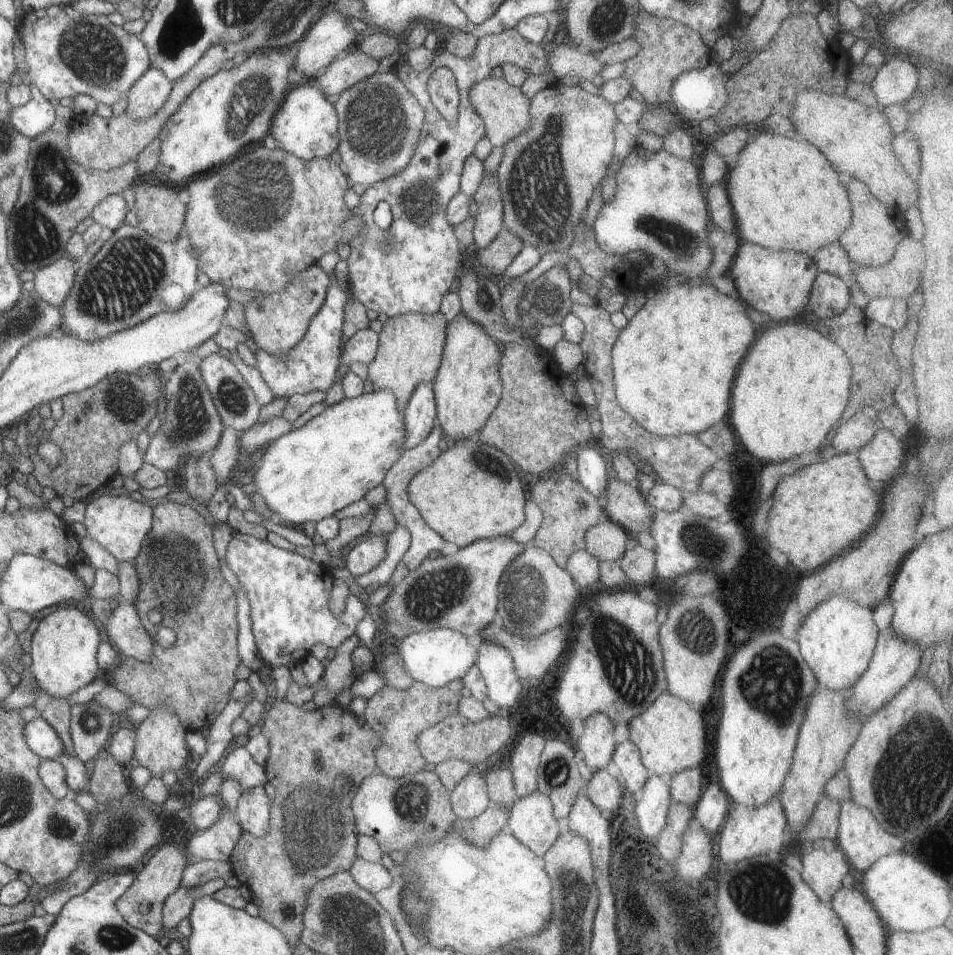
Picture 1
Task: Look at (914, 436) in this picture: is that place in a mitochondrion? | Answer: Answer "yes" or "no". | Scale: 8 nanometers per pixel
no

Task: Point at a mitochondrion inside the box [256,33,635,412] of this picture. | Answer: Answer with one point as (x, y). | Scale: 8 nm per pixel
(538, 193)

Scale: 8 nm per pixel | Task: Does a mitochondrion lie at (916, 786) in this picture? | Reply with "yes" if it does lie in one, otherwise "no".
yes

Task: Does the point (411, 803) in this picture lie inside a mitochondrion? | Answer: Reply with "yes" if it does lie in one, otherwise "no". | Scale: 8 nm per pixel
yes

